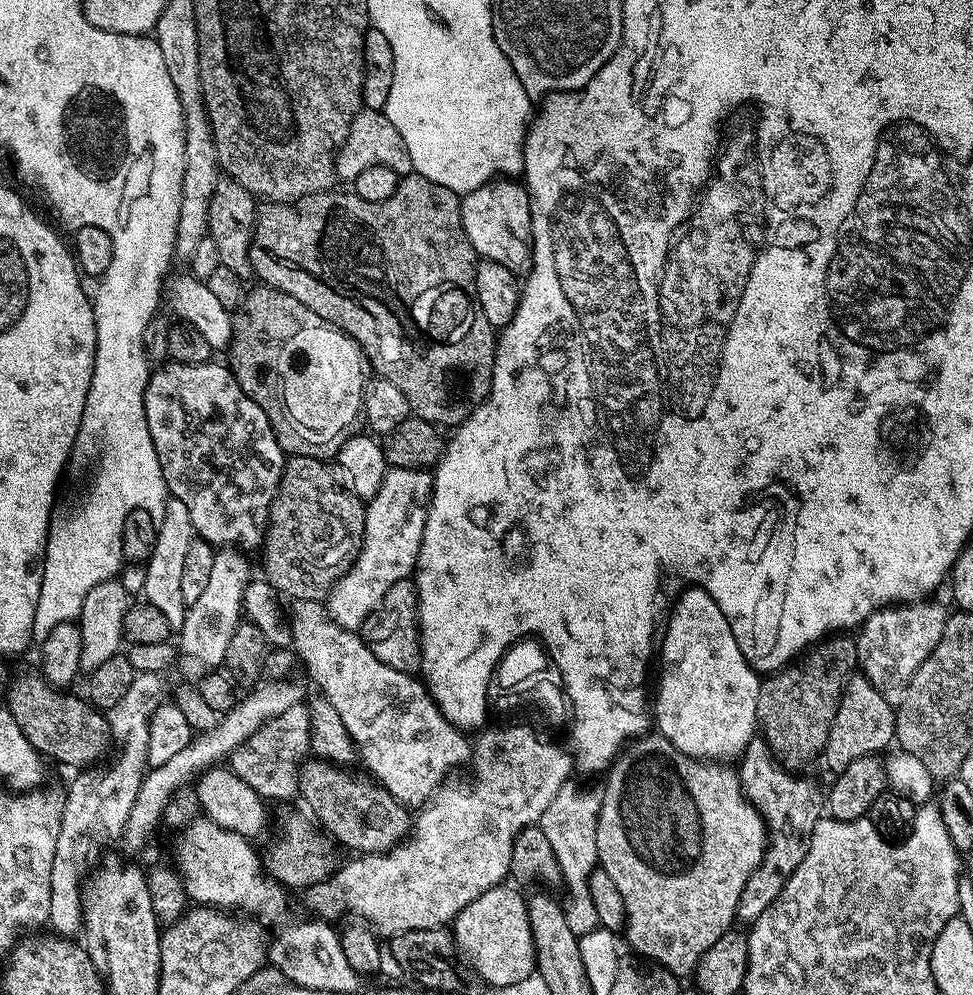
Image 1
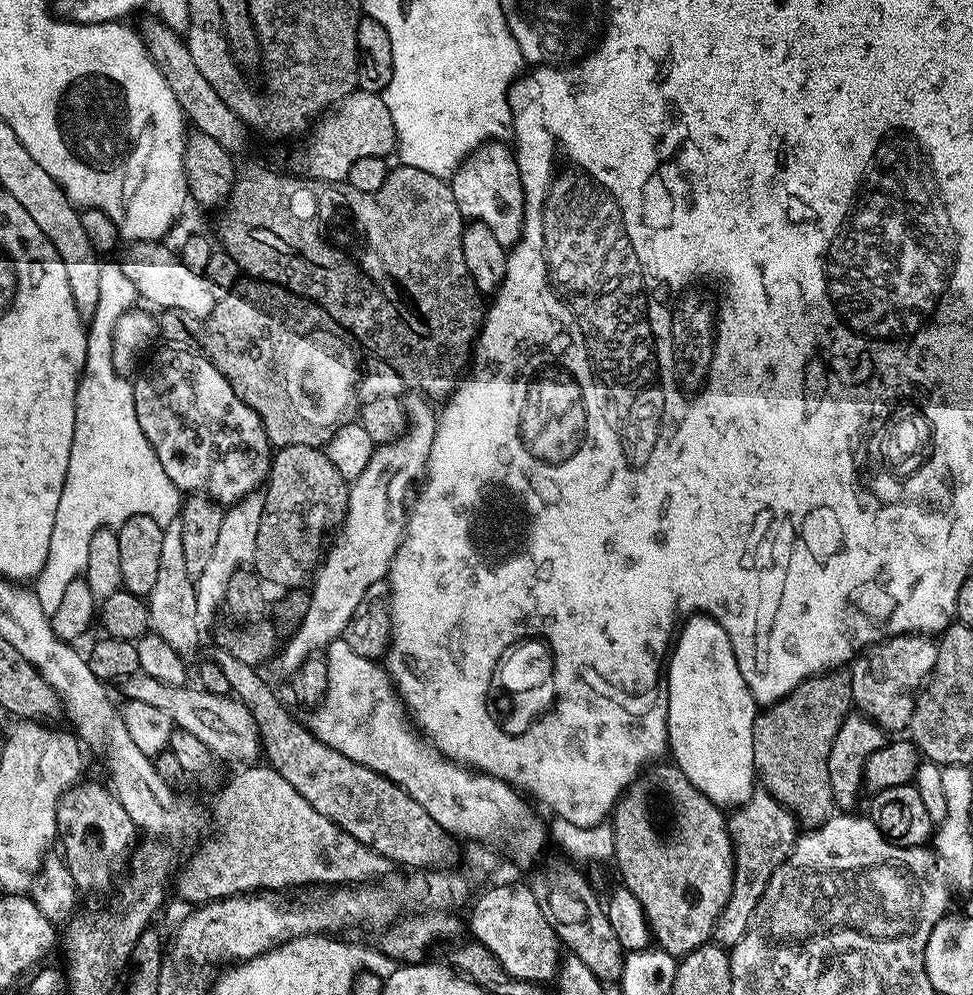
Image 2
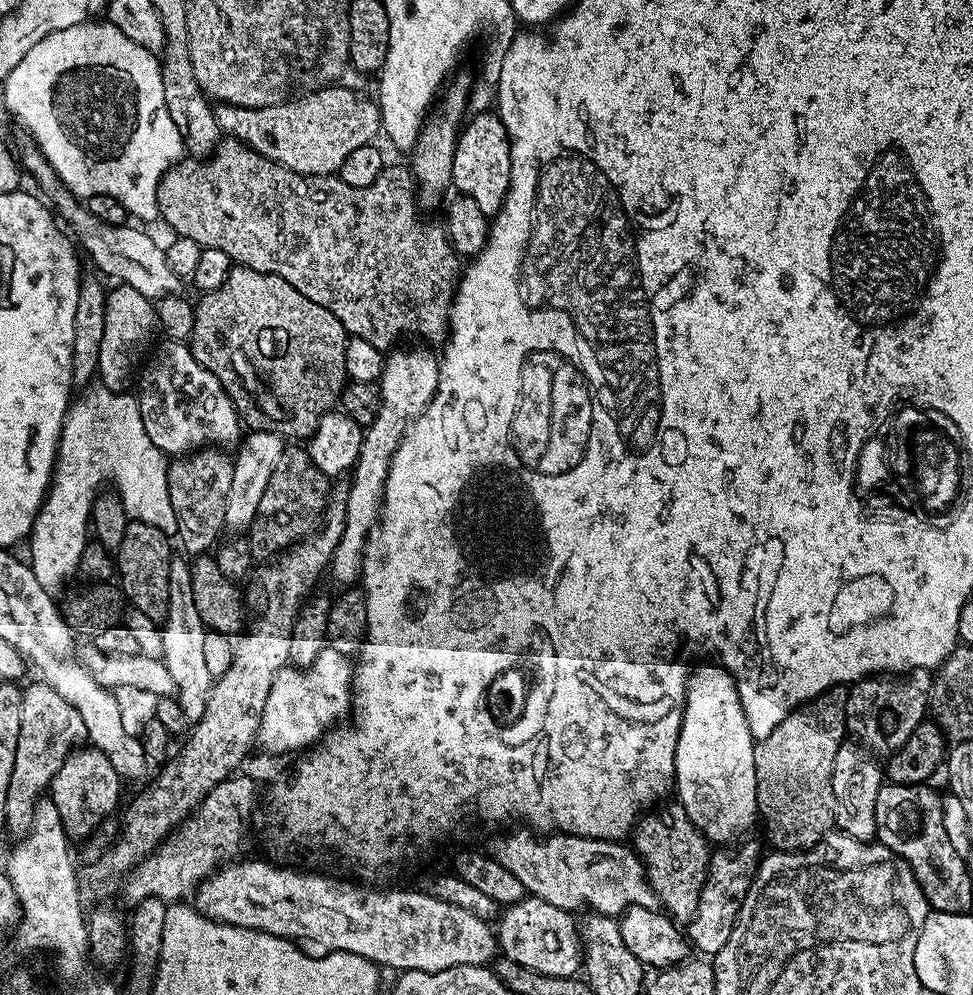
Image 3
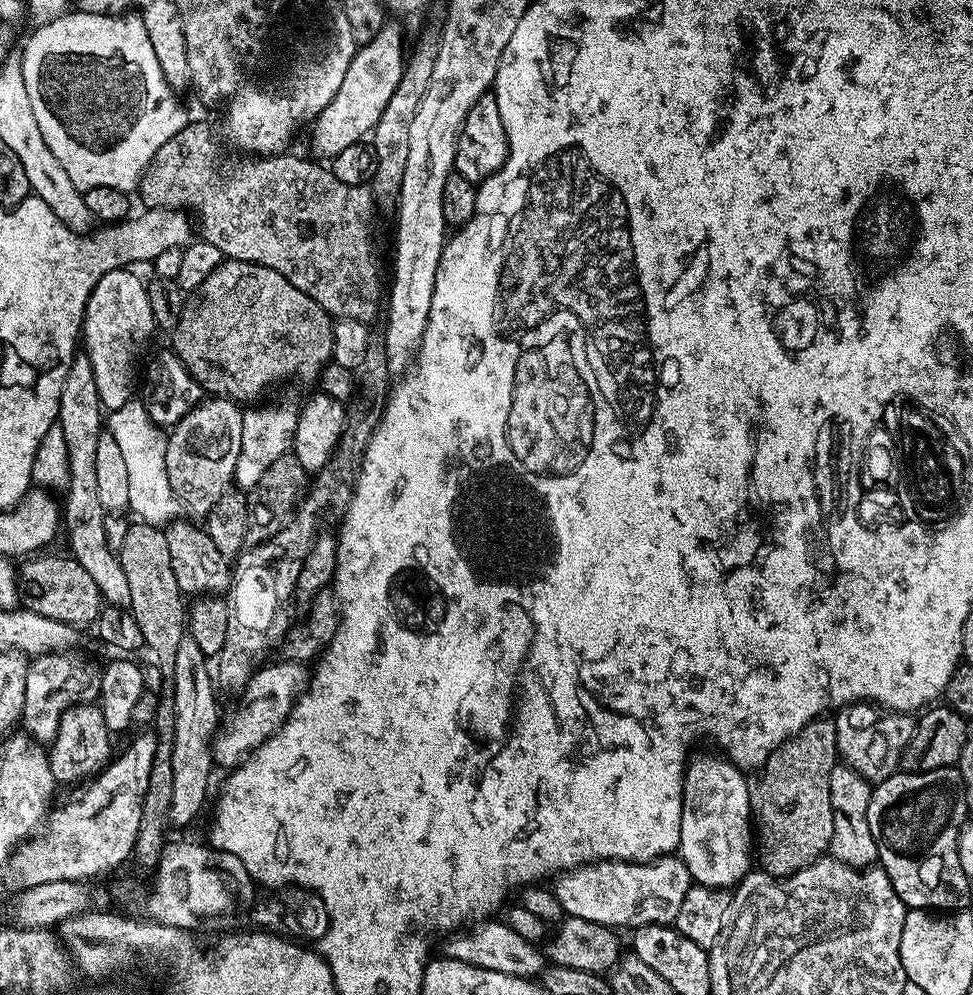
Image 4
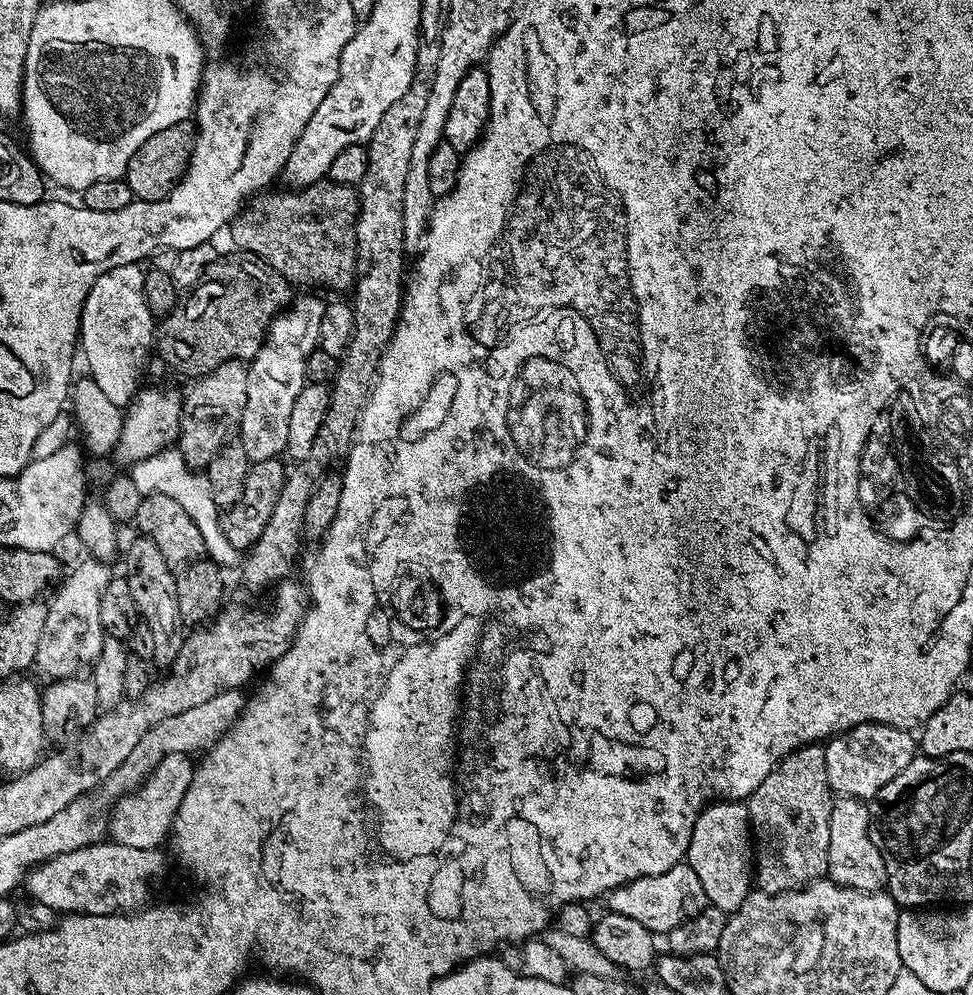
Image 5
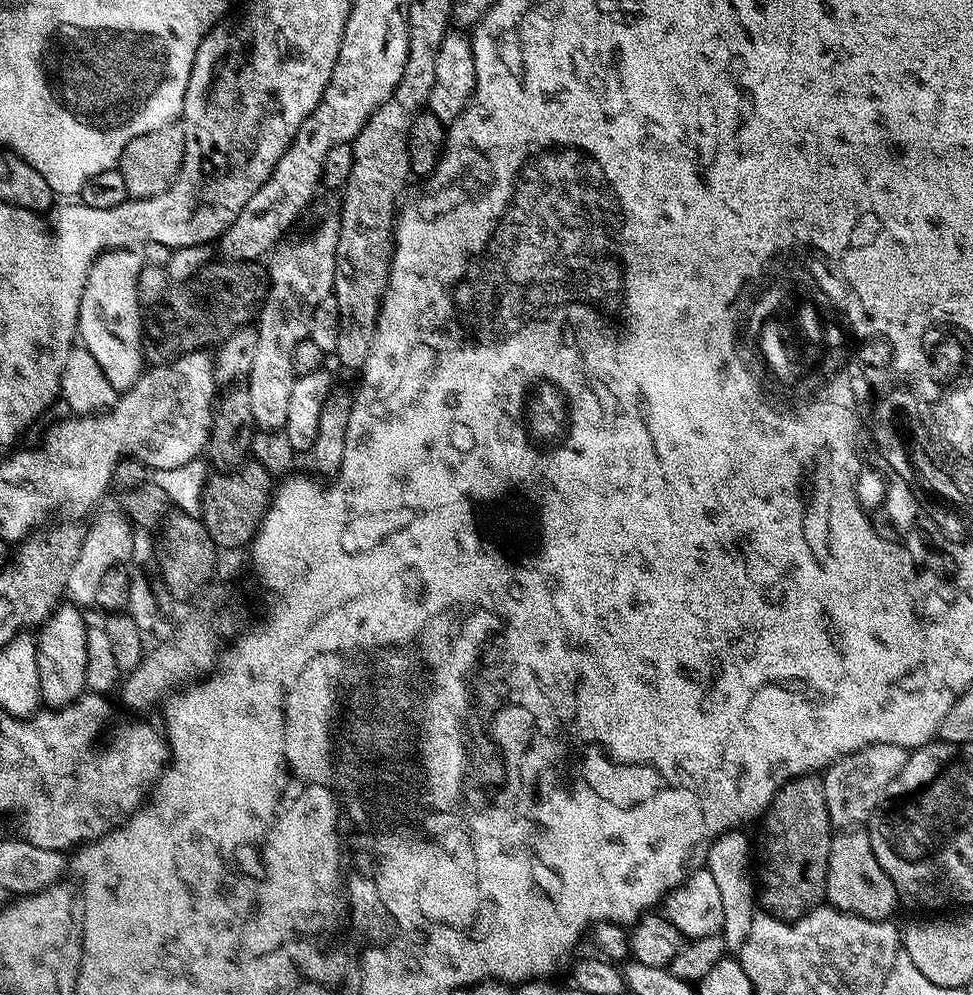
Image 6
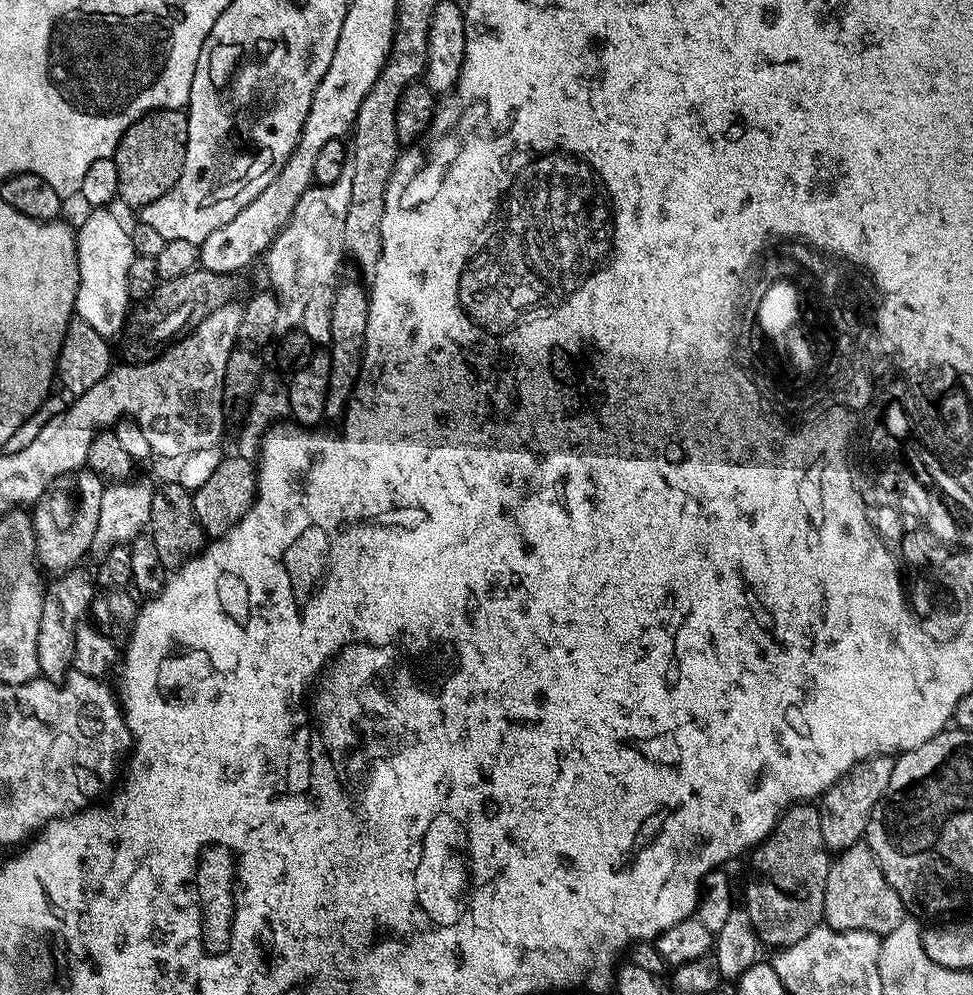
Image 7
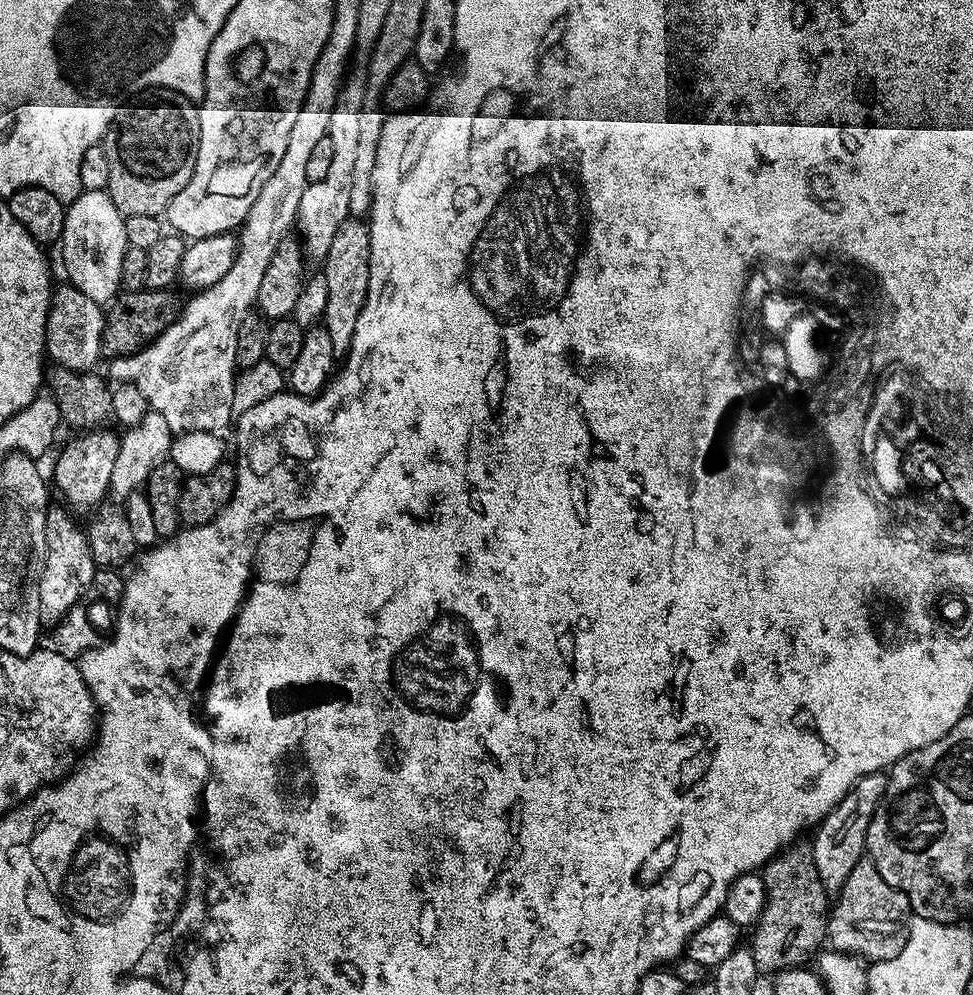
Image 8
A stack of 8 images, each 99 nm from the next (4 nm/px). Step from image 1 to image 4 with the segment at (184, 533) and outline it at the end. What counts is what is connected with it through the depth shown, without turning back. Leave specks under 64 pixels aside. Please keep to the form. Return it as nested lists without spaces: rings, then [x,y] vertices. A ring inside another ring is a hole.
[[[185,638],[178,646],[178,654],[174,654],[174,710],[177,711],[176,740],[173,743],[174,796],[169,808],[169,823],[175,826],[188,825],[200,812],[208,792],[214,761],[211,751],[211,739],[217,731],[220,717],[216,706],[216,684],[210,671],[209,657],[198,648],[196,641]]]

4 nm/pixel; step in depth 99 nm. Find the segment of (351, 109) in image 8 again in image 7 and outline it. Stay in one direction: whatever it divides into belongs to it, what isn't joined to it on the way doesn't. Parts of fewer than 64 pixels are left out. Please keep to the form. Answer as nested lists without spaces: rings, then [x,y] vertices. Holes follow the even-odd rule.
[[[345,166],[330,186],[316,184],[308,188],[306,194],[298,198],[298,206],[294,206],[287,224],[263,257],[262,264],[268,267],[268,280],[272,283],[270,288],[278,302],[276,326],[281,333],[299,329],[302,313],[314,290],[329,287],[337,279],[340,259],[346,256],[344,235],[346,210],[350,210],[350,182],[354,182],[354,170]]]

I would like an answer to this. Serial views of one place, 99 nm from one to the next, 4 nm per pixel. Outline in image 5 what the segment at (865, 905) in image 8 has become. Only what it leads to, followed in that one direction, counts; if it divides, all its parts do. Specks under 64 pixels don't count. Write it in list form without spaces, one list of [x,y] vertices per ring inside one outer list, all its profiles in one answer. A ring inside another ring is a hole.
[[[836,796],[830,814],[830,845],[827,877],[838,885],[863,892],[883,891],[887,887],[886,866],[882,854],[870,838],[872,813],[863,800]]]

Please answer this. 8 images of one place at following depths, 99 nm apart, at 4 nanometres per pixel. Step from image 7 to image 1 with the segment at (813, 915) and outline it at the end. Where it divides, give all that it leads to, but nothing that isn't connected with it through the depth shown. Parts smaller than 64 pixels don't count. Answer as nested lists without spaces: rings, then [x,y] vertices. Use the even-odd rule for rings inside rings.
[[[832,634],[811,645],[807,652],[797,656],[780,671],[765,675],[761,679],[756,707],[758,728],[761,733],[764,731],[763,743],[770,749],[771,755],[785,768],[804,770],[811,760],[821,759],[826,738],[830,734],[830,726],[834,722],[834,714],[840,705],[840,696],[844,692],[848,677],[853,675],[857,668],[855,639],[848,634]]]

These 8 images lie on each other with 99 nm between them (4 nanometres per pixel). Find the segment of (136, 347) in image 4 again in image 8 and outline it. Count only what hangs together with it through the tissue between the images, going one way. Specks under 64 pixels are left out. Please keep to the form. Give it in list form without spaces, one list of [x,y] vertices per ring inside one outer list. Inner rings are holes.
[[[107,190],[81,191],[77,200],[71,201],[66,208],[66,222],[62,226],[62,234],[58,251],[64,259],[64,272],[67,283],[73,284],[86,298],[101,306],[111,305],[121,291],[120,279],[122,278],[122,254],[129,248],[126,236],[125,216],[120,213],[118,206],[110,198]]]

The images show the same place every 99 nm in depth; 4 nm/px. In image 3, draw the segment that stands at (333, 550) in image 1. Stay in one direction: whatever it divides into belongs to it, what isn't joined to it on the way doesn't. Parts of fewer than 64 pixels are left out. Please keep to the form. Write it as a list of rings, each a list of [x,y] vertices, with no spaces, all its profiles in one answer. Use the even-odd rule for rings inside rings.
[[[284,447],[282,462],[274,466],[274,474],[270,474],[266,494],[262,494],[262,502],[258,502],[258,514],[252,527],[246,532],[247,550],[253,561],[267,562],[304,537],[312,535],[321,523],[324,508],[328,505],[329,491],[330,477],[322,474],[318,466],[314,466],[307,447]]]

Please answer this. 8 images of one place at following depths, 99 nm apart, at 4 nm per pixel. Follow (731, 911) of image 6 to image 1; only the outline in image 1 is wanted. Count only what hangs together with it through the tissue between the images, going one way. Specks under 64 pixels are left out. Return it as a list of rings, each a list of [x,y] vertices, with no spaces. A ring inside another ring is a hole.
[[[688,586],[683,590],[668,625],[662,628],[664,645],[659,645],[658,660],[660,656],[664,669],[660,672],[656,704],[654,700],[654,724],[660,727],[659,735],[688,756],[732,762],[753,743],[761,677],[738,650],[730,622],[716,608],[714,598],[704,588]]]

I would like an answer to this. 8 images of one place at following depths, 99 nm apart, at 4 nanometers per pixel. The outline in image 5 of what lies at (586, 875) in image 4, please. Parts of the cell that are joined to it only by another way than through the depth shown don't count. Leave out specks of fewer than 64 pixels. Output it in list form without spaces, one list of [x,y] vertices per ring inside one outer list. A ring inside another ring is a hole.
[[[681,862],[666,870],[666,874],[654,874],[646,878],[632,880],[607,893],[607,911],[617,912],[626,918],[634,918],[634,922],[642,922],[654,934],[667,934],[692,916],[697,916],[708,904],[706,894],[702,890],[702,878],[694,874],[687,862]]]

